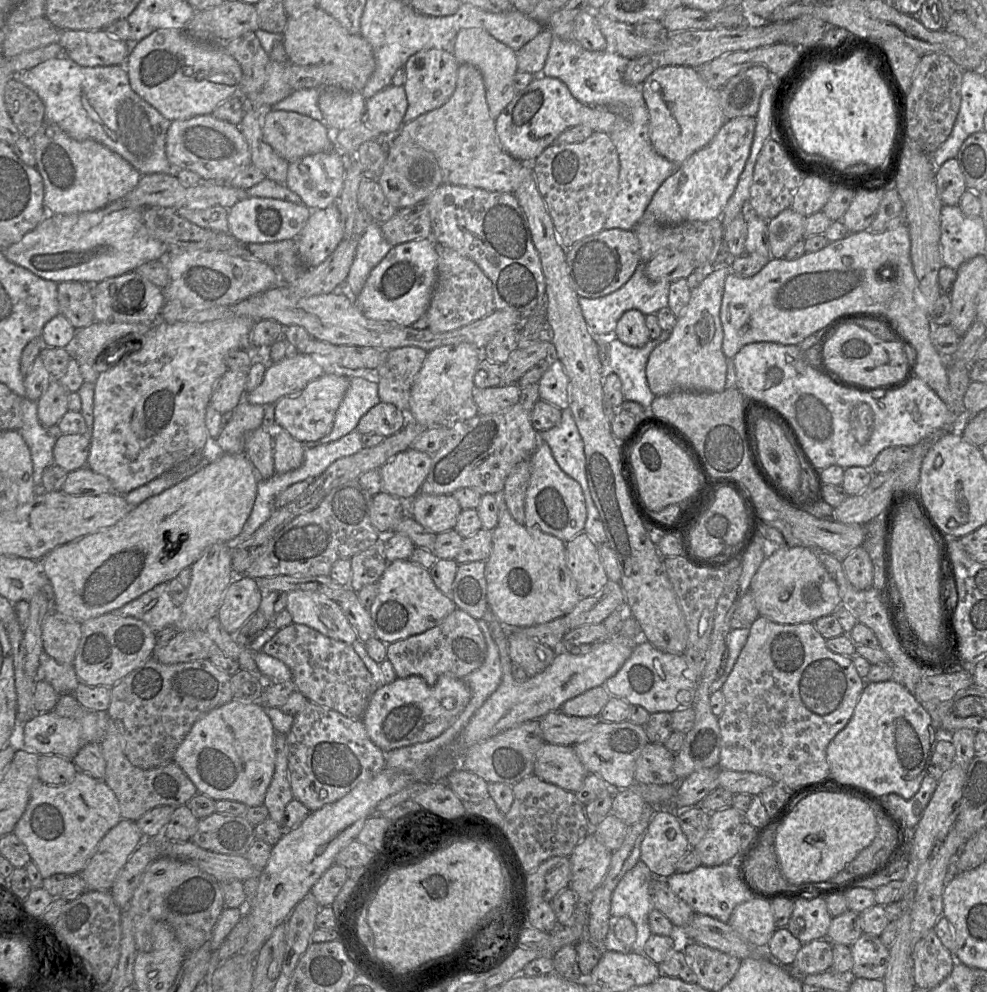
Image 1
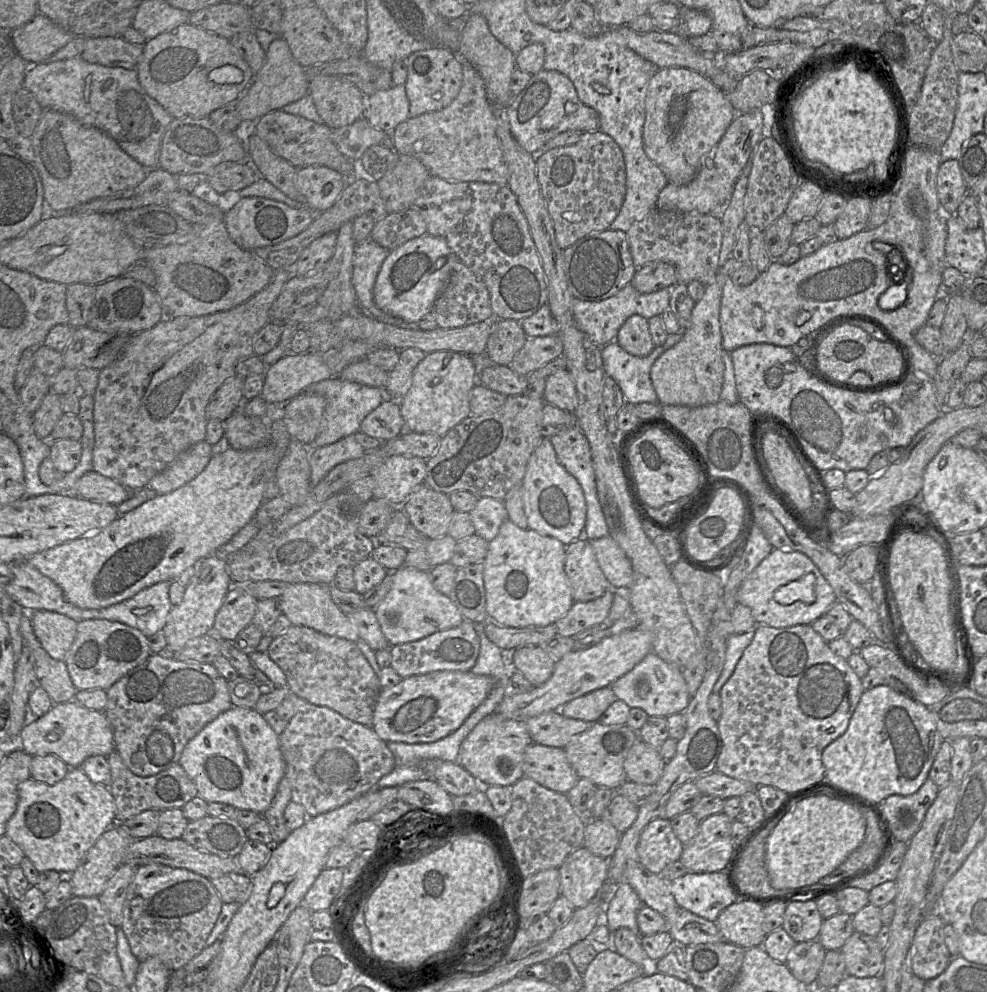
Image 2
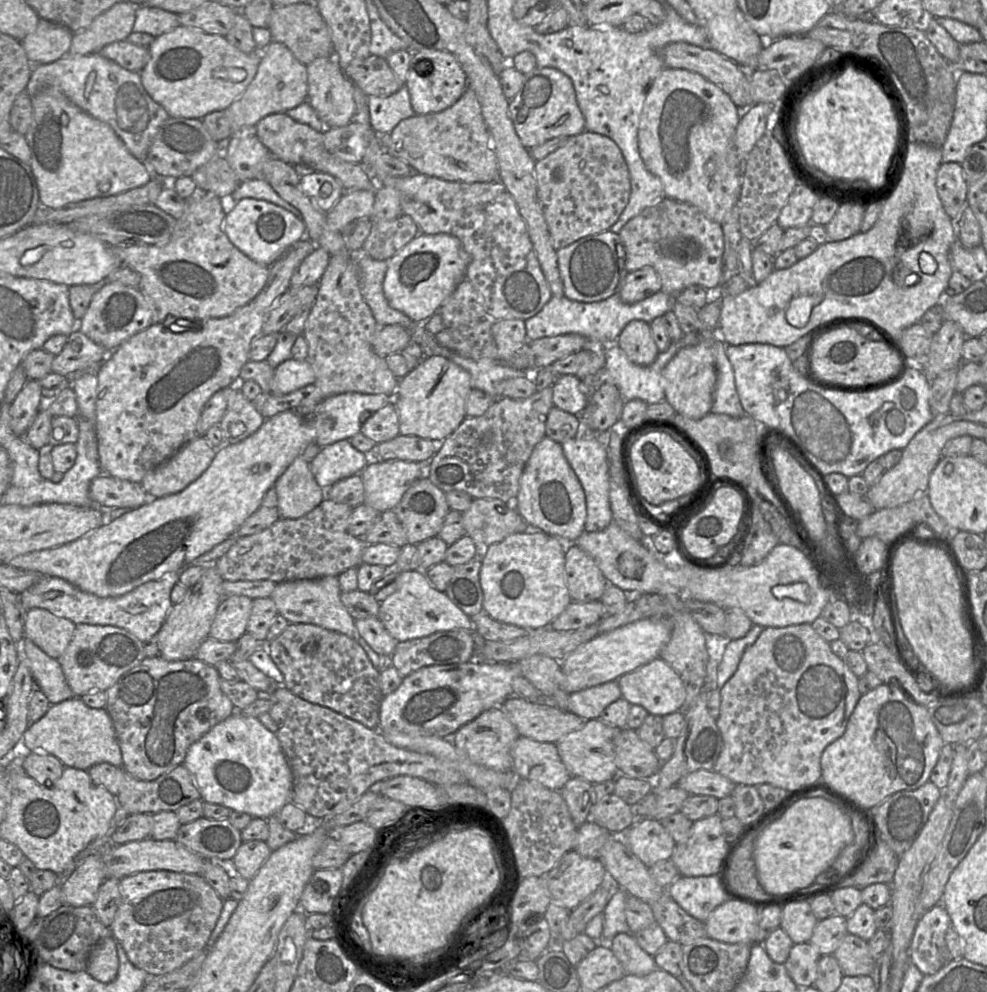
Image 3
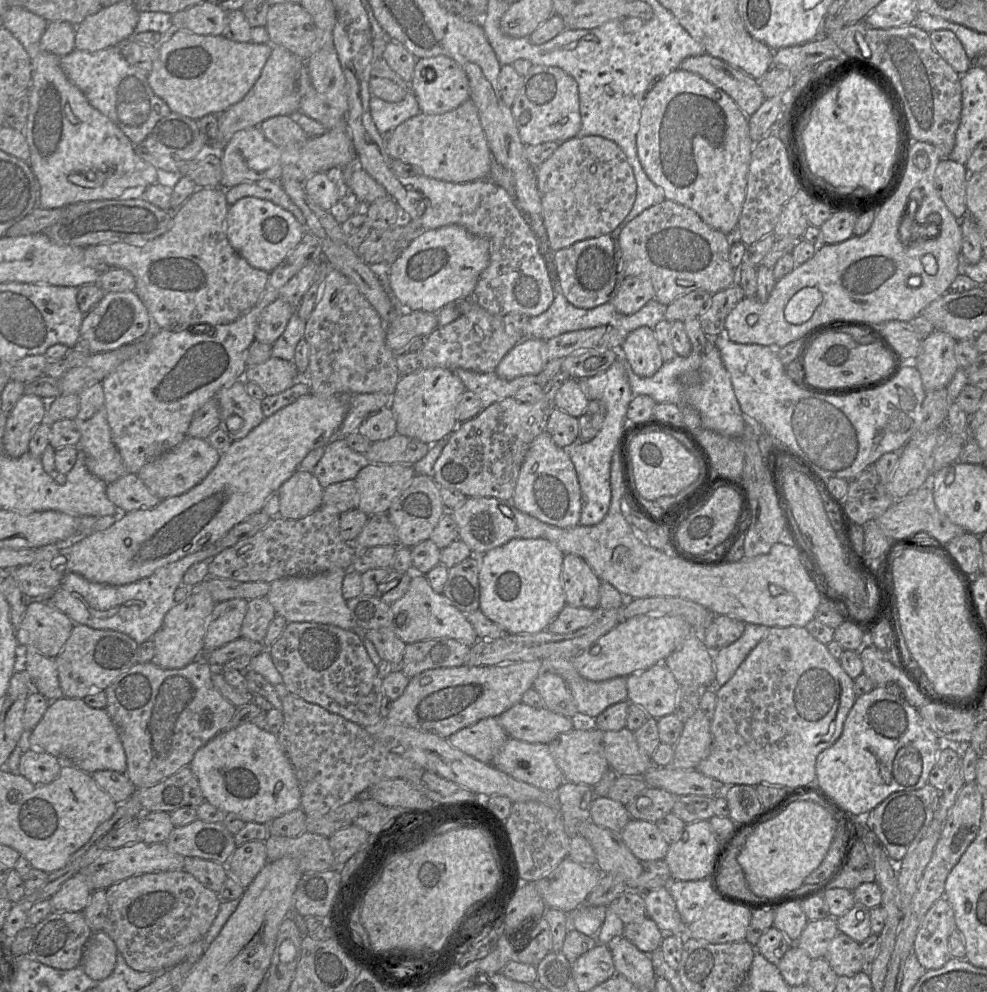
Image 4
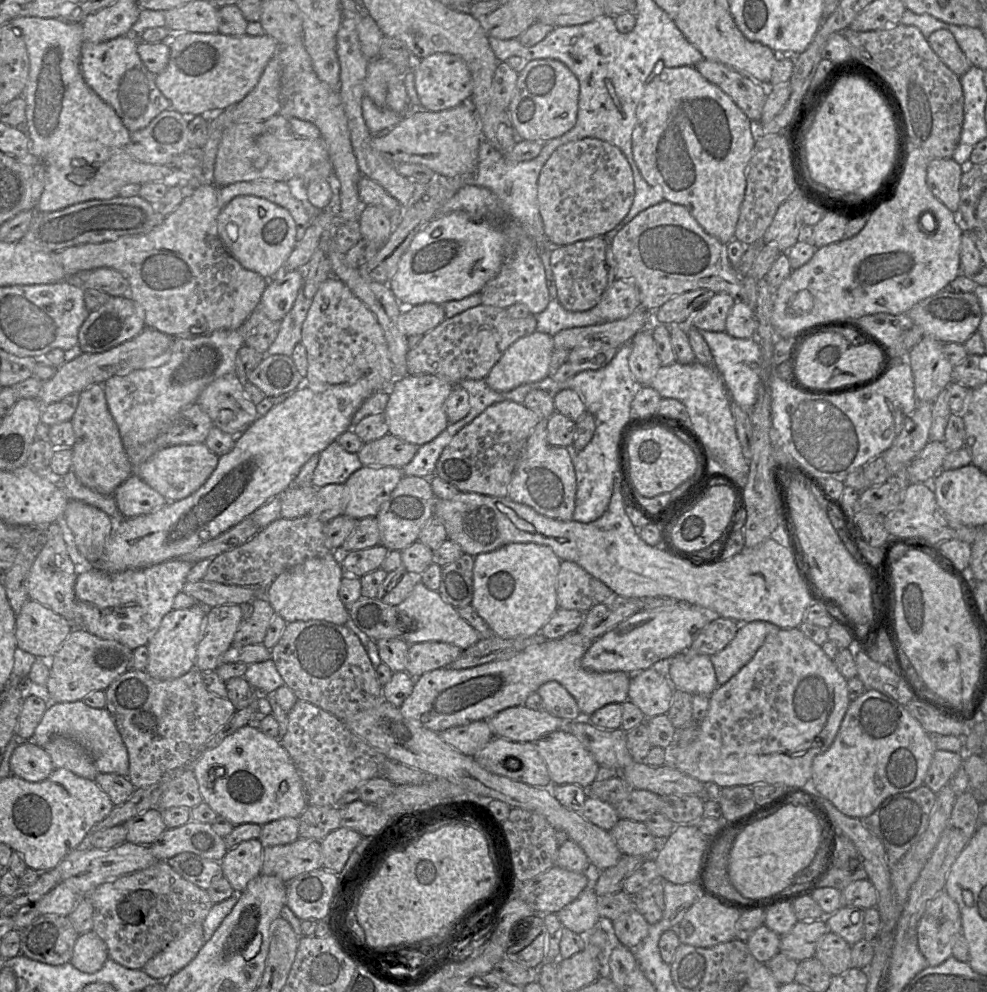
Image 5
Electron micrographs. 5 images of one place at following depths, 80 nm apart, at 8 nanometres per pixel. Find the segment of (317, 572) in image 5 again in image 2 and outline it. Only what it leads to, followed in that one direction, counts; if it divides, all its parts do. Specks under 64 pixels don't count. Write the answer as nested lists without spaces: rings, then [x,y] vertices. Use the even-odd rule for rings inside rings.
[[[293,583],[280,595],[281,611],[292,625],[305,626],[320,633],[347,639],[353,642],[359,640],[359,634],[350,618],[333,602],[329,584]]]

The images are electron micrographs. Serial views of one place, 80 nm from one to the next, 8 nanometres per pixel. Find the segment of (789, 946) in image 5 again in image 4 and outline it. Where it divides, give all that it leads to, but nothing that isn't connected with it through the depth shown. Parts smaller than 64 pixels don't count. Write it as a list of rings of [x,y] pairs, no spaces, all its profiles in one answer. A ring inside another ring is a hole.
[[[829,916],[821,920],[809,920],[793,945],[807,952],[811,959],[824,957],[833,938],[839,933],[837,919]]]

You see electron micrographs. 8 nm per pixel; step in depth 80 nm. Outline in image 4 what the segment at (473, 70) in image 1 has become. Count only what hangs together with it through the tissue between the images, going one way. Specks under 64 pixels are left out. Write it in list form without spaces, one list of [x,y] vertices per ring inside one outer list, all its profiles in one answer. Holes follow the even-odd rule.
[[[470,98],[449,112],[420,113],[407,119],[391,132],[385,147],[391,159],[416,167],[424,176],[453,183],[487,179],[493,161],[477,108]]]

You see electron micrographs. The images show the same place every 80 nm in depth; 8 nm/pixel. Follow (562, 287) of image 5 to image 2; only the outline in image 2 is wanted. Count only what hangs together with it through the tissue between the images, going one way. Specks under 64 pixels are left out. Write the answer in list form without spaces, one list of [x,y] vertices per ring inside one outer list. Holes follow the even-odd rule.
[[[605,230],[589,234],[563,250],[565,274],[574,298],[601,301],[613,296],[629,284],[637,271],[627,235],[623,231]]]

